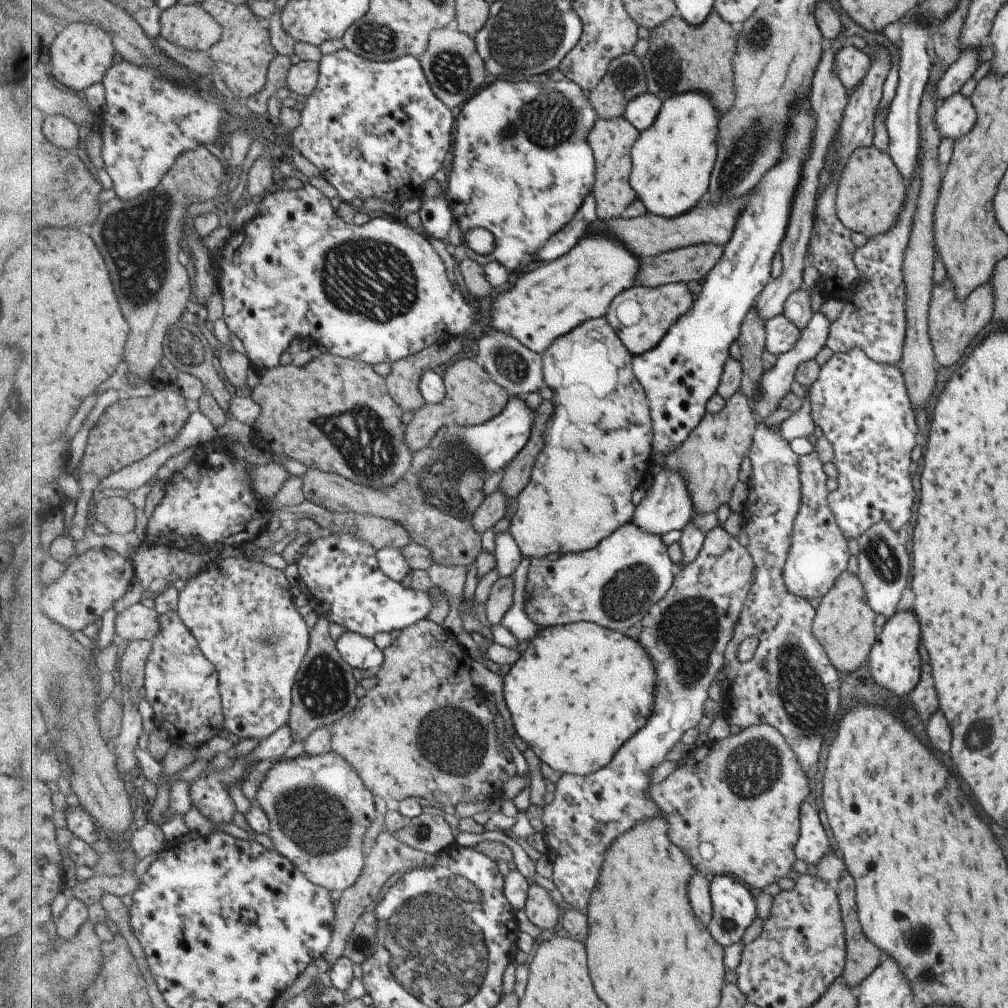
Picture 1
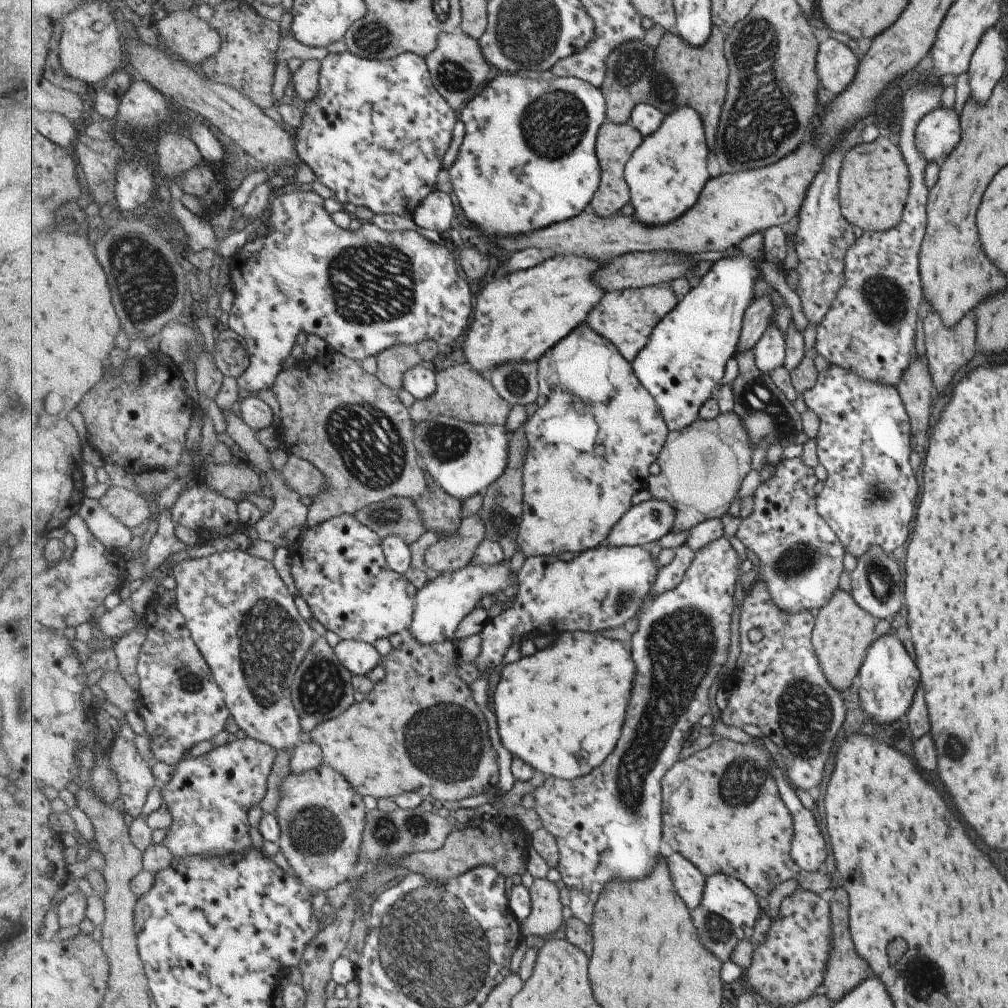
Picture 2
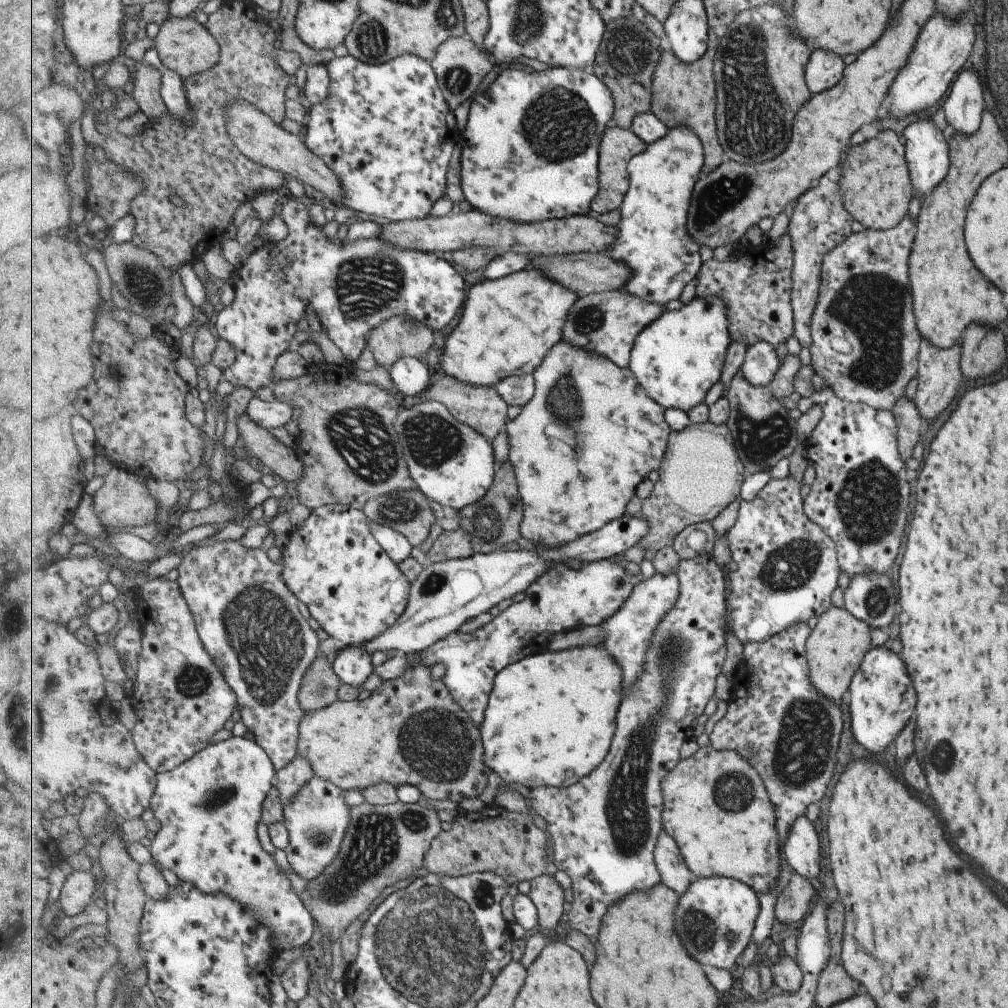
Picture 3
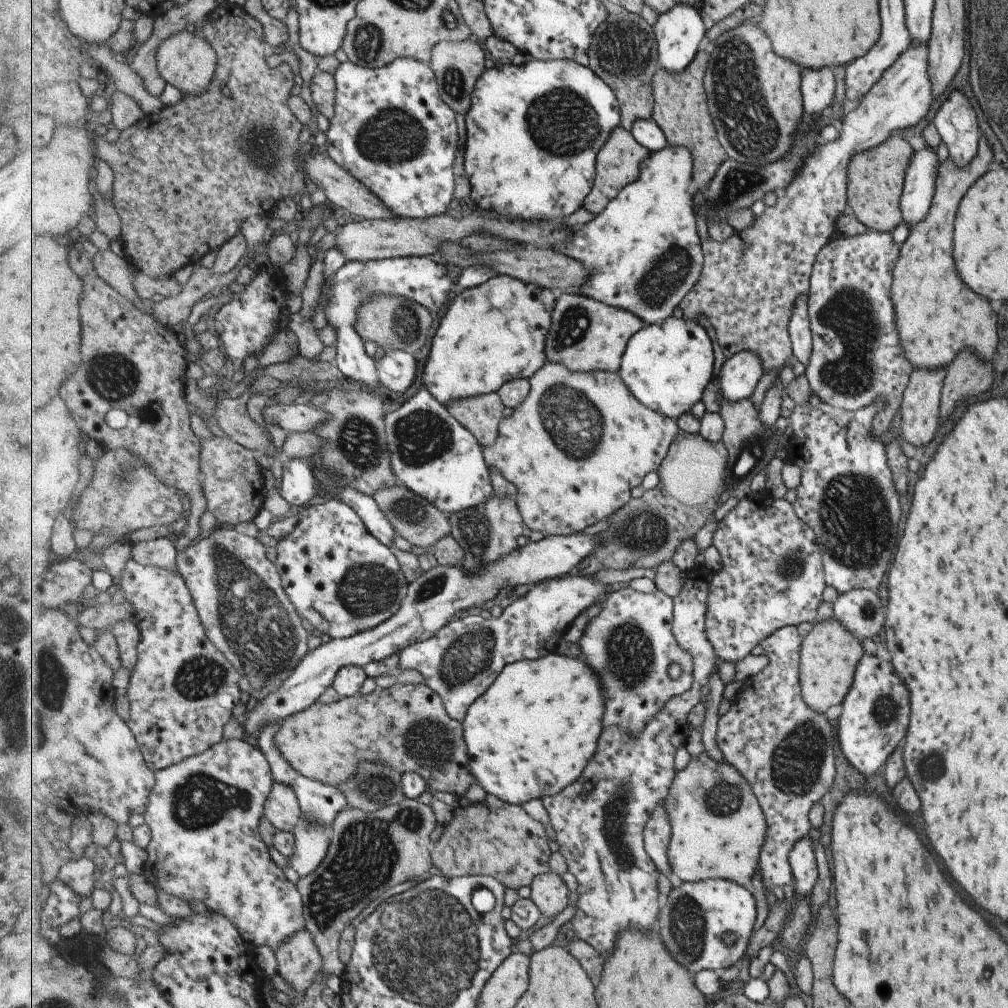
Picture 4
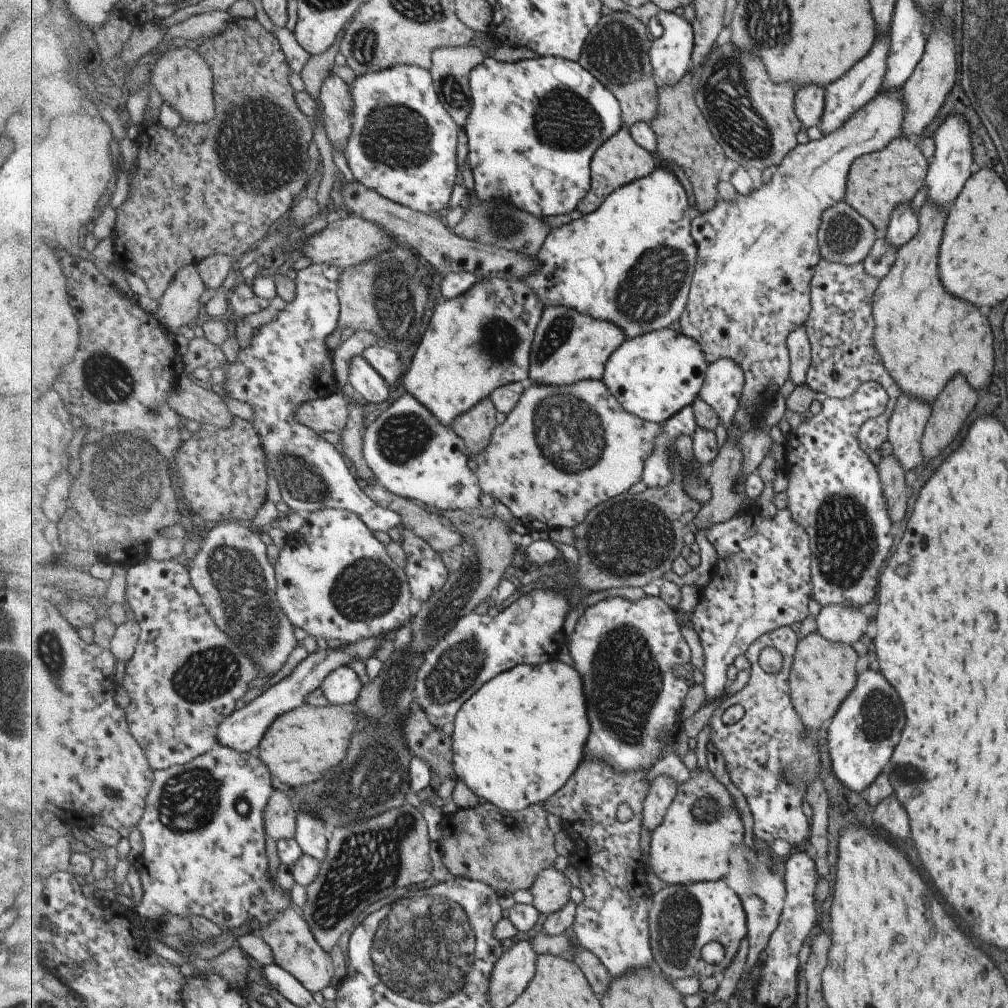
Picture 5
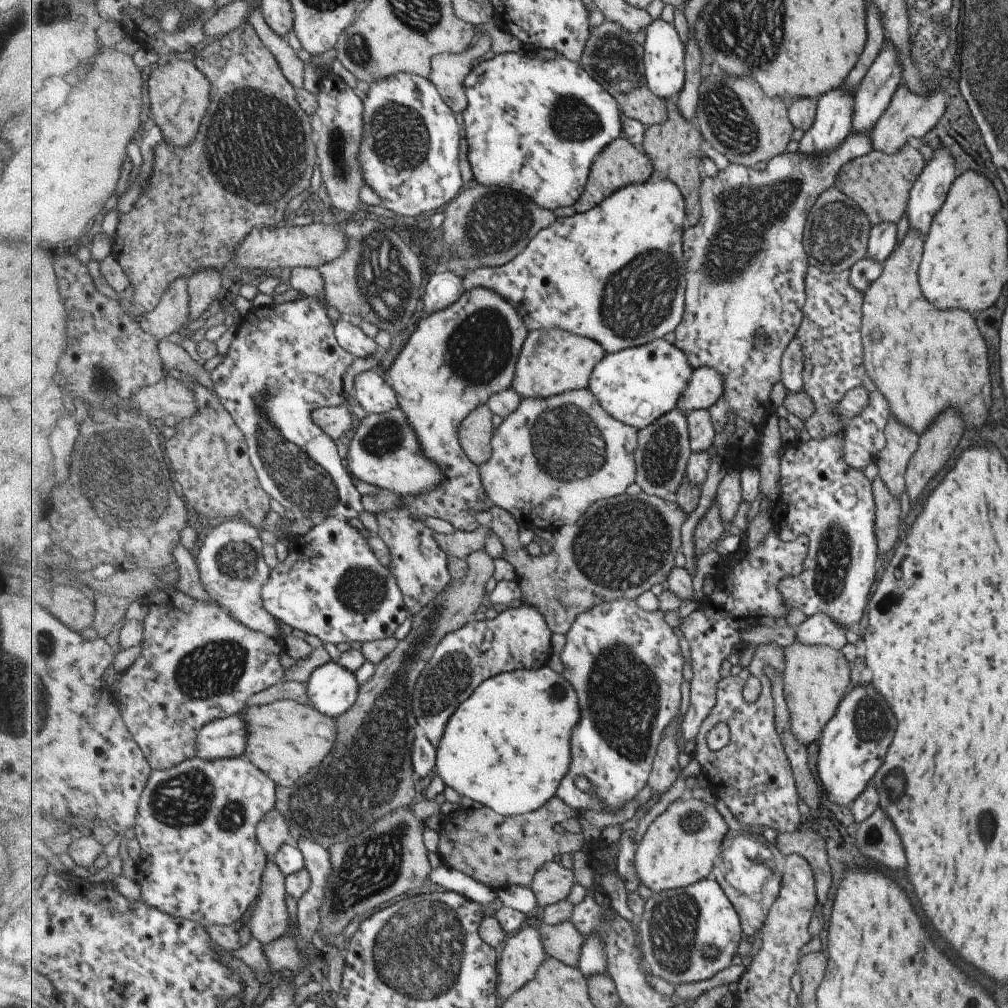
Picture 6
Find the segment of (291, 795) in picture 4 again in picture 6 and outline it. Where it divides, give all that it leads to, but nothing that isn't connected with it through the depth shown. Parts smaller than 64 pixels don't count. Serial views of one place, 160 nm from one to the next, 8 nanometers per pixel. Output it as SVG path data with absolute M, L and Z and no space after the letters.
M276 806L261 819L257 827L257 836L269 860L274 861L279 849L291 841L291 827L284 814Z

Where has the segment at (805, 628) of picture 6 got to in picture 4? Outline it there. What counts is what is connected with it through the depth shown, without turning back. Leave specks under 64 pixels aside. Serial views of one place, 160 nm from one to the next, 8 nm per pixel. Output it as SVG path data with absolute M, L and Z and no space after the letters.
M880 587L875 589L851 589L841 593L833 602L833 617L835 617L859 641L864 638L873 638L882 627L886 606L877 595Z

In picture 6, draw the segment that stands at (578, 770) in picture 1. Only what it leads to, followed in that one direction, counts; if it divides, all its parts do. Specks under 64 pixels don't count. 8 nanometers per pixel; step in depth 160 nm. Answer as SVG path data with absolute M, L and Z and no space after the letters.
M551 666L519 669L488 678L451 717L438 750L436 767L444 784L505 816L533 812L560 790L572 766L573 728L581 720L579 696L573 683Z

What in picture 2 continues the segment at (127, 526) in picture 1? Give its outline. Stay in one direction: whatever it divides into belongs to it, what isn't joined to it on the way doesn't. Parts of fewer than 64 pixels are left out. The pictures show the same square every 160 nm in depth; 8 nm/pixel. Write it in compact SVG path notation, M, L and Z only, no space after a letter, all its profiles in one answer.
M111 486L99 499L111 516L130 529L146 522L151 512L143 495L124 487Z

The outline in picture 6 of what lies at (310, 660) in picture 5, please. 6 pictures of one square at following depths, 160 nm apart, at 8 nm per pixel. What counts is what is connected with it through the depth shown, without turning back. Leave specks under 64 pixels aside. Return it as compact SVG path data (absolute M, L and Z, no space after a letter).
M242 713L206 724L198 737L198 756L205 760L238 757L248 747L248 724Z

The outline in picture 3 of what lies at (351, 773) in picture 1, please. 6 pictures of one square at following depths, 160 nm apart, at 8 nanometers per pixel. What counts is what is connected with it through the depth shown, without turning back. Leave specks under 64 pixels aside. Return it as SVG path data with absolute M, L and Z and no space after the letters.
M317 775L284 806L283 822L290 834L289 846L284 852L288 864L297 875L311 882L338 857L352 824L352 808L344 789Z

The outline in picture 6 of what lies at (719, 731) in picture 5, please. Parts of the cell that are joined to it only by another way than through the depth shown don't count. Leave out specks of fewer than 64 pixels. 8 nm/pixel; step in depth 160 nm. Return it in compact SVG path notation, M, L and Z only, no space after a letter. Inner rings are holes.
M765 643L746 645L753 648L752 658L747 667L736 669L731 677L723 678L718 685L718 699L712 714L704 720L700 733L696 736L697 750L695 758L701 764L701 768L711 782L711 788L716 796L725 801L732 814L746 829L760 831L764 828L773 828L776 832L791 832L799 824L799 812L797 812L797 792L793 786L793 776L789 770L789 757L784 747L782 736L776 727L776 700L772 678L763 672L763 666L769 665L777 670L777 674L783 676L786 666L786 647L777 643ZM753 675L759 680L760 693L755 703L745 702L743 688L747 678ZM719 722L725 722L730 729L730 740L725 747L713 751L707 744L707 734L713 730Z

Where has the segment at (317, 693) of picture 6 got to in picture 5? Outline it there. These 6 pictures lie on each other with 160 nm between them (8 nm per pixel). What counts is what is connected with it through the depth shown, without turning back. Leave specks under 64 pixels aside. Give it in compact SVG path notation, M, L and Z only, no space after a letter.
M345 665L333 671L321 688L325 698L335 705L348 705L357 702L364 684L353 667Z

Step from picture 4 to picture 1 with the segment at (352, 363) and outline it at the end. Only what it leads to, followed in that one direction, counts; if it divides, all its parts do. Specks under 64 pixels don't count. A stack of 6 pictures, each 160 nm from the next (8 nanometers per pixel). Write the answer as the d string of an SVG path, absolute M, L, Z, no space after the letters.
M309 183L295 190L279 188L279 190L273 193L269 192L260 198L255 218L241 230L231 233L220 253L214 255L212 263L217 269L214 274L219 280L218 284L220 285L220 291L223 293L226 308L224 320L227 322L231 333L236 335L243 343L246 355L255 370L257 368L259 370L271 370L281 366L281 363L279 363L281 362L281 354L287 352L289 344L297 336L309 339L311 342L323 344L323 346L327 347L328 352L333 355L365 361L375 367L377 364L383 363L391 365L397 360L403 360L403 358L408 358L409 355L424 351L431 344L449 342L449 340L455 339L456 336L463 335L469 330L469 326L475 320L474 302L467 303L463 292L459 290L456 284L451 284L449 274L447 274L447 266L445 266L443 258L439 256L439 252L433 248L433 244L429 243L428 238L440 240L449 236L449 228L456 220L447 200L439 196L435 198L423 196L423 206L421 206L421 210L417 210L423 234L418 232L417 229L408 226L404 220L395 215L373 215L371 220L364 225L355 225L354 223L345 222L339 216L335 216L335 210L331 206L331 199Z

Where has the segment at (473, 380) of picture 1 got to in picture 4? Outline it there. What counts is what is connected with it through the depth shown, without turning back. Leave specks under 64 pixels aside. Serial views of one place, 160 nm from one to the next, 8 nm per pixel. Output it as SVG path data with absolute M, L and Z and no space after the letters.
M498 391L466 399L457 399L446 404L453 416L456 416L456 419L461 421L461 424L464 424L465 428L468 428L485 448L492 447L499 438L500 424L505 418L505 406L506 404Z

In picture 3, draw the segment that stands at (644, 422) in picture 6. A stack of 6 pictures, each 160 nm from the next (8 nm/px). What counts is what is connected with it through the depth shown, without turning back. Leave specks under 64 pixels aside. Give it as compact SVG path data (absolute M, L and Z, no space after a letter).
M722 296L694 297L678 310L667 310L660 319L650 324L638 336L636 346L632 350L630 367L649 396L652 396L653 400L663 408L678 408L688 413L698 404L703 403L707 392L722 380L728 350L733 342L729 312L728 304Z

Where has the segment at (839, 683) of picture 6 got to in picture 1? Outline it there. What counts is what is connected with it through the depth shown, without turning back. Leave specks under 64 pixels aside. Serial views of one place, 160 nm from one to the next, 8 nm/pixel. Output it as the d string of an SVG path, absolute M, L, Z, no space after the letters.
M844 572L827 594L820 598L816 608L815 622L812 632L820 641L829 660L842 674L851 672L864 665L876 635L873 623L876 614L869 608L861 581L856 574Z

